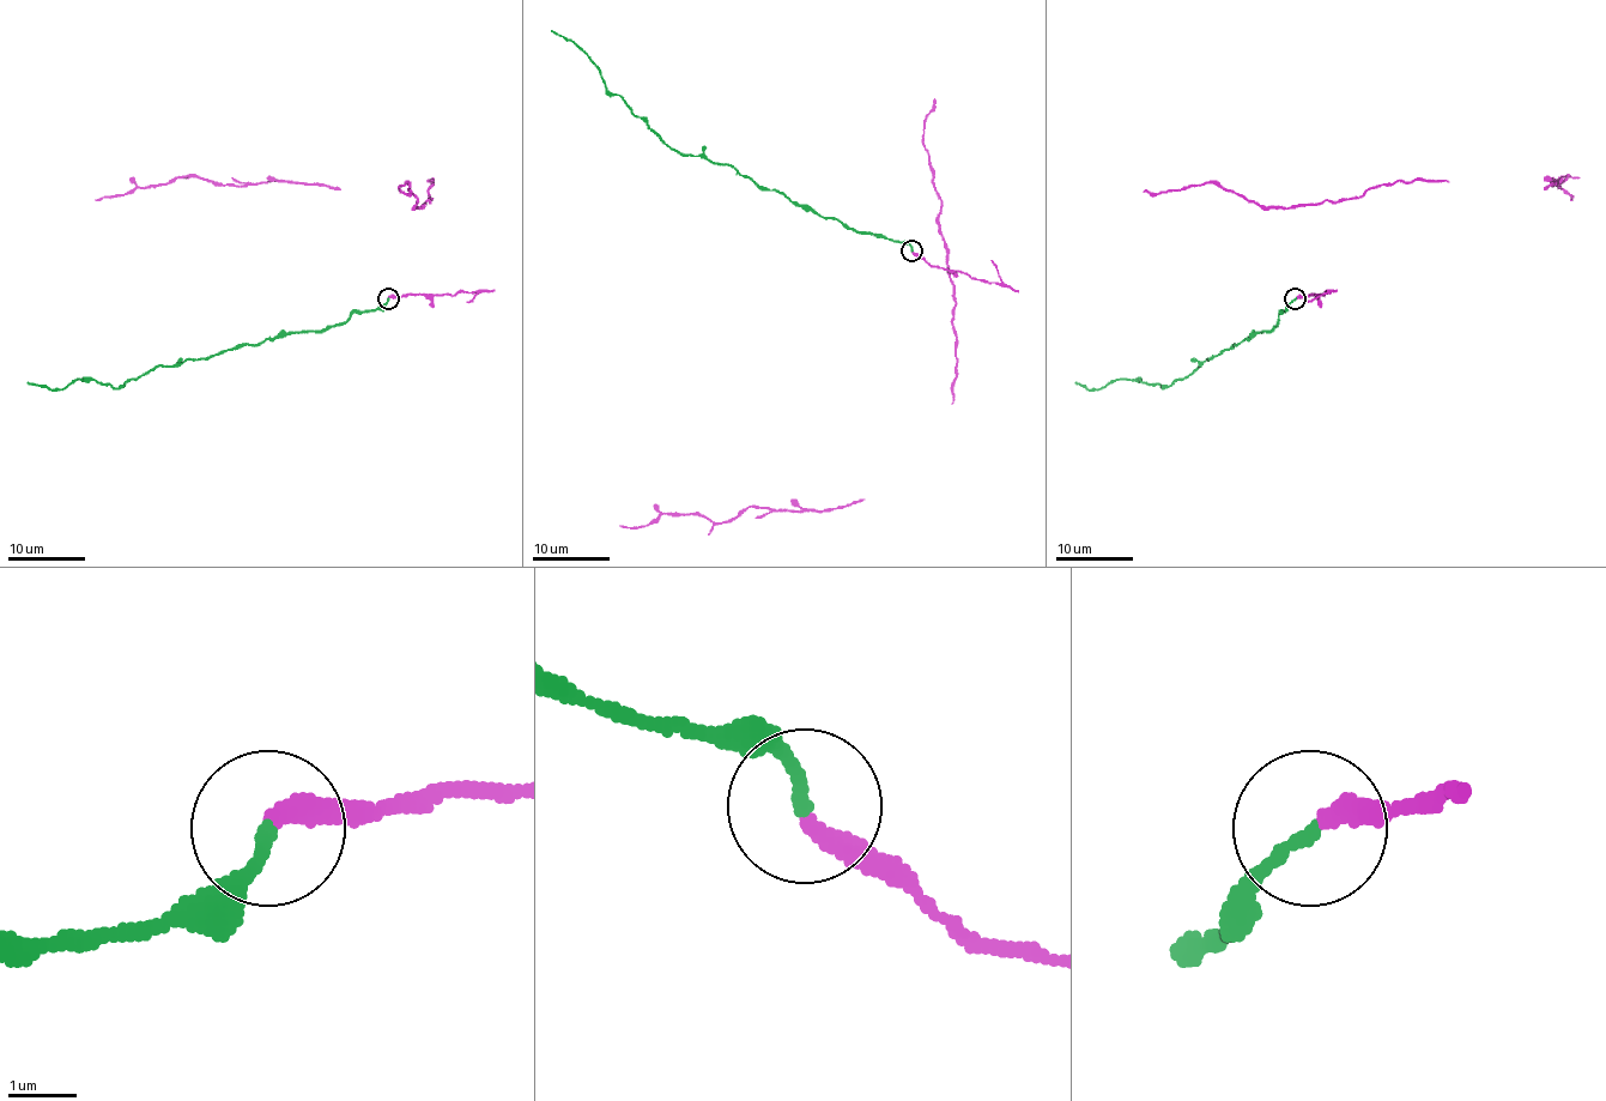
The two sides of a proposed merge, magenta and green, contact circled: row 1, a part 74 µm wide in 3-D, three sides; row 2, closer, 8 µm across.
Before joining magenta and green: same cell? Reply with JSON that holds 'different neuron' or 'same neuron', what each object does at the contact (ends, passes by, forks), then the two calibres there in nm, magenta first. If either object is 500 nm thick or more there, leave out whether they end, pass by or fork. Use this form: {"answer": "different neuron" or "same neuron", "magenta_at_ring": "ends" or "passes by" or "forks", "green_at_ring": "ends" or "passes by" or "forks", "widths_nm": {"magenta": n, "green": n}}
{"answer": "same neuron", "magenta_at_ring": "ends", "green_at_ring": "ends", "widths_nm": {"magenta": 300, "green": 200}}

